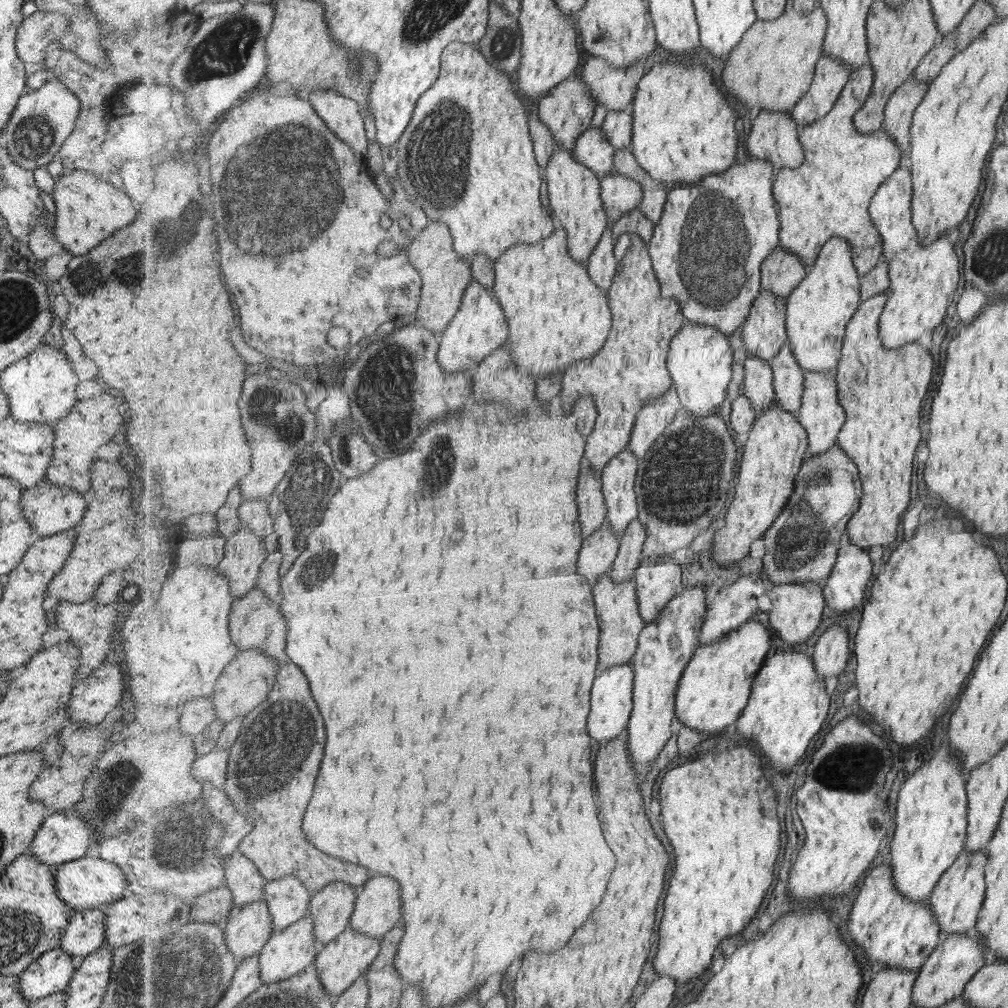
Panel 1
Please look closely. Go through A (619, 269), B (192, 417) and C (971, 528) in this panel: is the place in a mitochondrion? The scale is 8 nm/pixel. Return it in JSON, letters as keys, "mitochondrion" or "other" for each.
{"A":"other","B":"other","C":"other"}

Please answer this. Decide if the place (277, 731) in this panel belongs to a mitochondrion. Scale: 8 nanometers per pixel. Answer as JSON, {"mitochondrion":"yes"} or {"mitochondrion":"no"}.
{"mitochondrion":"yes"}

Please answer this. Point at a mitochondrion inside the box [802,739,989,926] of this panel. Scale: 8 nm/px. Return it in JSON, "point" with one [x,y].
{"point":[840,771]}

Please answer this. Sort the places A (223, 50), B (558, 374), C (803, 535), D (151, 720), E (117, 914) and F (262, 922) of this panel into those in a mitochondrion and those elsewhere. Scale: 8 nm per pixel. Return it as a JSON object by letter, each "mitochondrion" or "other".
{"A":"mitochondrion","B":"other","C":"mitochondrion","D":"other","E":"other","F":"other"}

